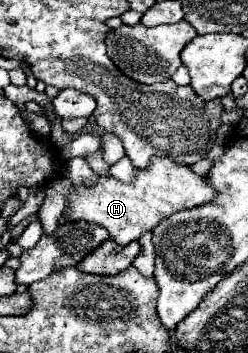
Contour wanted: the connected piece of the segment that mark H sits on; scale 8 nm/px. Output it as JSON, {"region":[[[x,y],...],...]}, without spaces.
{"region":[[[153,158],[145,170],[135,170],[135,178],[129,184],[123,184],[113,176],[99,176],[95,184],[75,186],[67,196],[63,216],[67,220],[91,220],[103,226],[117,244],[127,246],[143,232],[153,230],[163,218],[179,210],[207,204],[213,198],[215,190],[189,166],[177,164],[169,158]]]}

